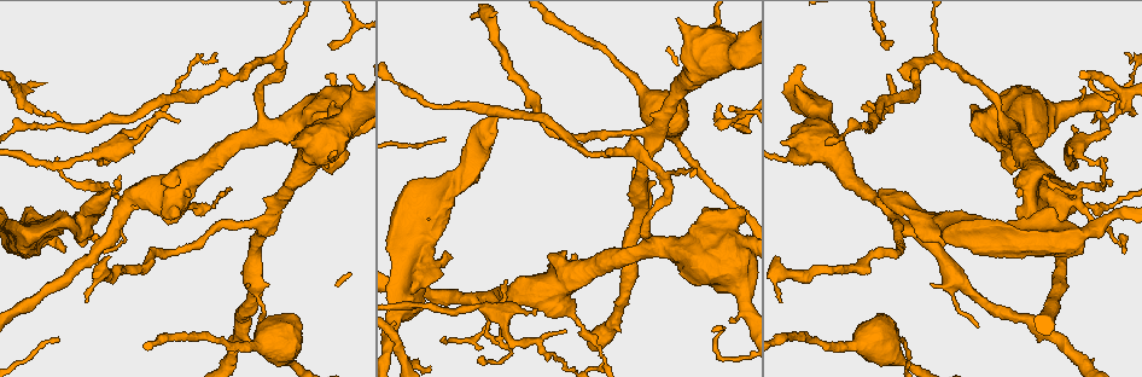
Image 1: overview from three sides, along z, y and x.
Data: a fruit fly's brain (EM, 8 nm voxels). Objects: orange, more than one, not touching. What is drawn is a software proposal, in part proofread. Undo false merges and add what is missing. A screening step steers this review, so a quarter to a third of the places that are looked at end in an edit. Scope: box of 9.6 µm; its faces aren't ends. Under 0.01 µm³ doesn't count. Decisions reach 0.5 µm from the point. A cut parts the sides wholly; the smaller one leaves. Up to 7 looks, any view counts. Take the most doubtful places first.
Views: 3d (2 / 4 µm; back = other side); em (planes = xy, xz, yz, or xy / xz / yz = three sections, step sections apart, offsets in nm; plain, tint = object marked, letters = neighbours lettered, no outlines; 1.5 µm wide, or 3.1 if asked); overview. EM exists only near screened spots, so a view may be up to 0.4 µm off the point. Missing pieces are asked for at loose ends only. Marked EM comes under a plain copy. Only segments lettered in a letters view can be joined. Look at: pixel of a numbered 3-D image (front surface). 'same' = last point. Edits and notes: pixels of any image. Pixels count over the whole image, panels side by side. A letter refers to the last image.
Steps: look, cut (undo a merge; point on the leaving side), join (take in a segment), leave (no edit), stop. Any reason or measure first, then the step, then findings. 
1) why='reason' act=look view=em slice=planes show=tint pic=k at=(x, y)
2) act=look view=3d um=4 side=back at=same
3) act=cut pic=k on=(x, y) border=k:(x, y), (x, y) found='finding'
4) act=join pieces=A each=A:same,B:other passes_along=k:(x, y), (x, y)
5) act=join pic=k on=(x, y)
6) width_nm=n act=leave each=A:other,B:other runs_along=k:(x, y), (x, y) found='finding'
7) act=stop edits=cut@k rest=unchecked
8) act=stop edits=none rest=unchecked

why='an open end' act=look view=3d um=2 pic=1 at=(349, 75)

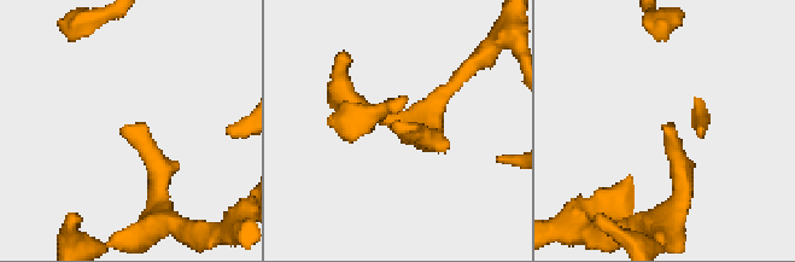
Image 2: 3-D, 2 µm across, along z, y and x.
act=look view=em slice=xy step=8 show=letters pic=2 at=(665, 124)

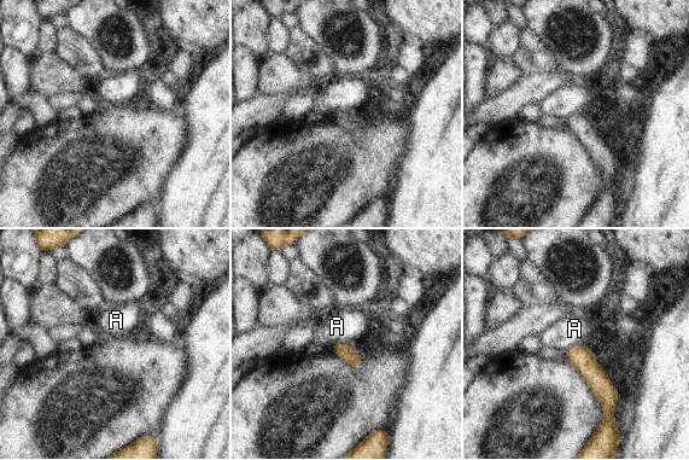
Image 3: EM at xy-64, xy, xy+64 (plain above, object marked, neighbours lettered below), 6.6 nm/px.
act=leave each=A:other found='no lettered segment goes on from it'

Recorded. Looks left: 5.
why='thin end' act=look view=3d um=4 pic=1 at=(1105, 158)

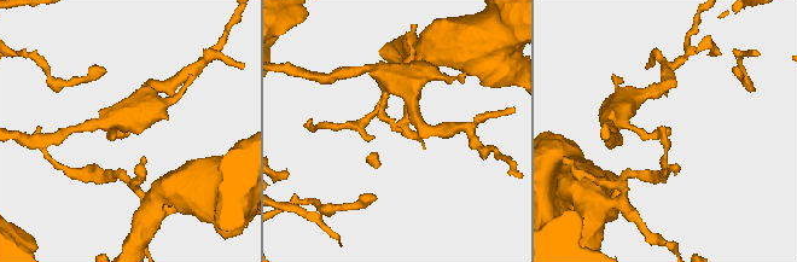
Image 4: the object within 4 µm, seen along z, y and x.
act=look view=em slice=xy step=4 show=letters pic=4 at=(667, 128)

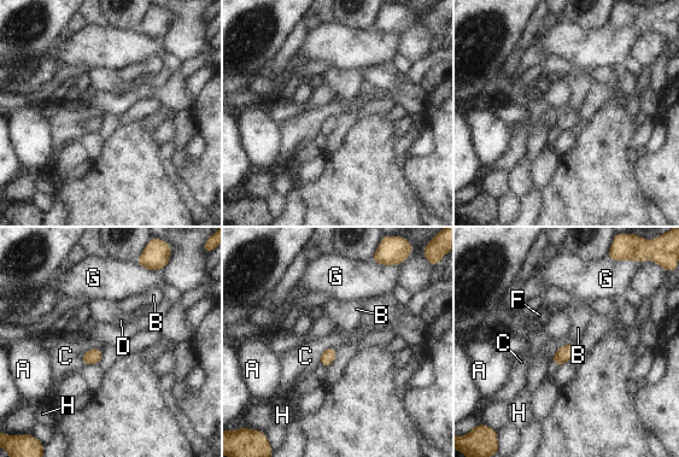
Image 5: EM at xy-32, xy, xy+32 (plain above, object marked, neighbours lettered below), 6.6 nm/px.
why='another direction' act=look view=em slice=planes show=letters at=same

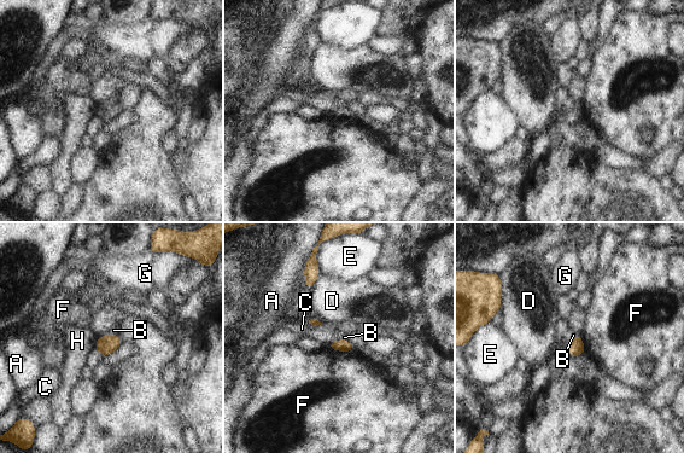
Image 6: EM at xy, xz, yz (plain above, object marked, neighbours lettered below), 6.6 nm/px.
act=leave each=A:other,B:other,C:other,D:other,E:other,F:other,G:other,H:other border=6:(109, 332), (115, 334) found='none of them fits'

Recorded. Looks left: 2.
why='an open end' act=look view=em slice=planes show=letters pic=1 at=(414, 290)

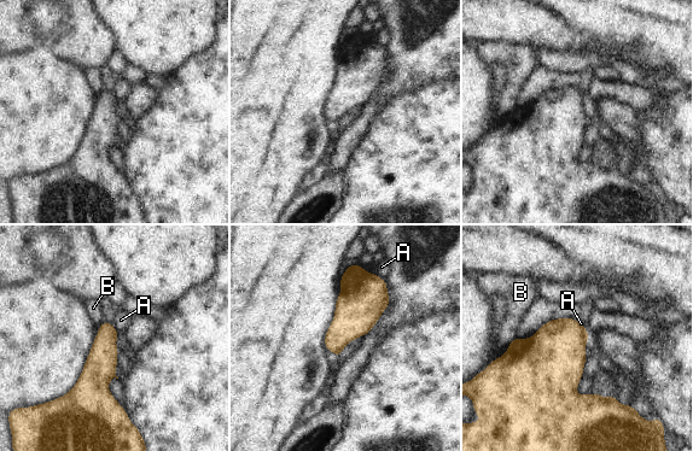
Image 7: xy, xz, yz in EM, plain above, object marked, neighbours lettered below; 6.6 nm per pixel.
longest_contact=A:90nm act=leave each=A:other,B:other border=7:(111, 323), (118, 334) found='no lettered segment goes on from it'

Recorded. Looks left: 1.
act=stop edits=none rest=unchecked

